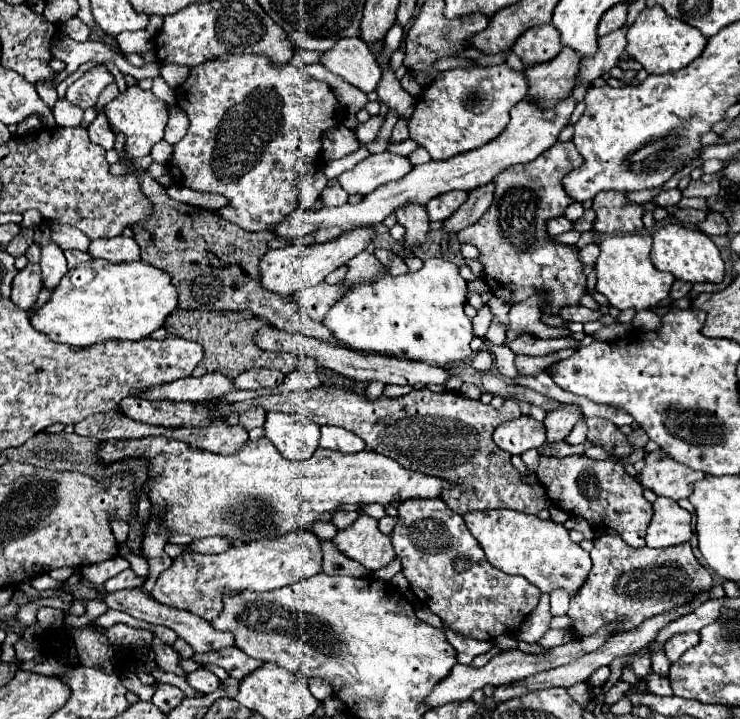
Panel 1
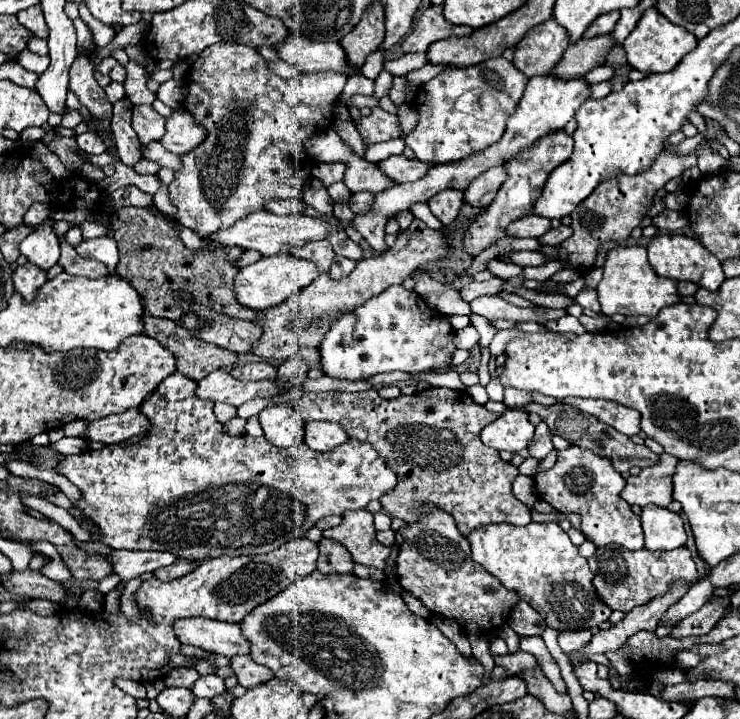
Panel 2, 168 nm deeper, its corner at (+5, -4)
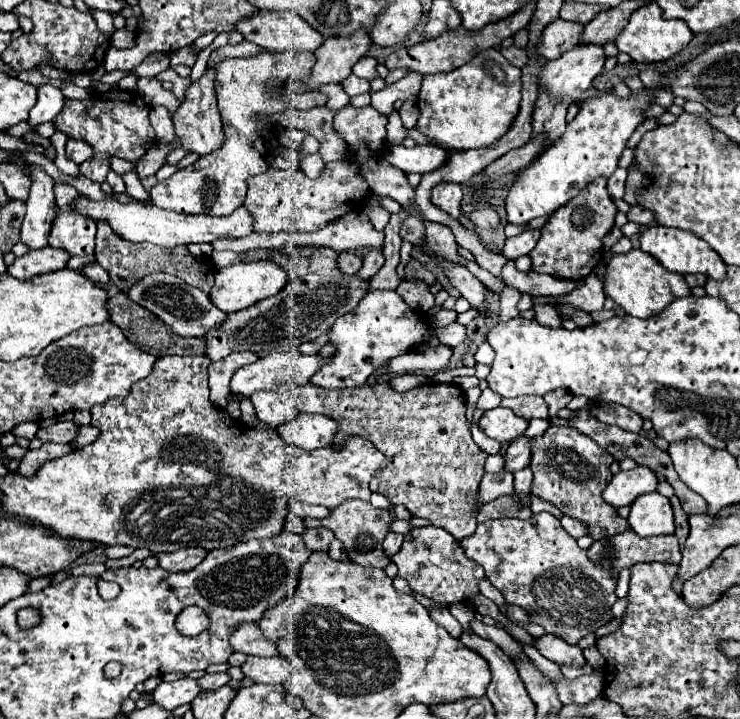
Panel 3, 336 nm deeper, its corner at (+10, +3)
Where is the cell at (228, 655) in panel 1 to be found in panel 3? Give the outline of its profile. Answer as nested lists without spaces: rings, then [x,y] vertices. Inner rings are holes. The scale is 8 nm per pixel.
[[[248,655],[246,663],[242,665],[242,671],[254,683],[272,683],[272,685],[276,685],[276,683],[284,683],[284,679],[290,675],[292,667],[284,657]]]

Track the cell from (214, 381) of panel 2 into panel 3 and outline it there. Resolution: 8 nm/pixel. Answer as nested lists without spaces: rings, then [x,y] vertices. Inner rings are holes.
[[[298,349],[294,351],[276,351],[276,353],[268,353],[264,357],[260,357],[256,363],[240,367],[230,381],[230,391],[234,395],[254,395],[258,391],[268,391],[278,387],[280,383],[294,383],[294,385],[304,385],[310,381],[310,377],[318,371],[318,367],[322,367],[326,363],[326,359],[320,359],[318,355],[302,355]]]

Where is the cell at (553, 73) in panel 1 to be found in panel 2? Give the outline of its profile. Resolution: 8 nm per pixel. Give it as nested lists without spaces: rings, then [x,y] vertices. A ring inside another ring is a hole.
[[[609,34],[601,38],[581,38],[581,42],[575,42],[565,50],[563,60],[555,66],[553,74],[567,80],[585,76],[595,66],[605,64],[605,58],[613,46],[615,42]]]

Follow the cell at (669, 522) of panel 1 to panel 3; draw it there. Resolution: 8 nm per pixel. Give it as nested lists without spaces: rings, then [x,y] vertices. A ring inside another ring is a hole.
[[[660,493],[640,495],[640,499],[632,503],[628,523],[632,531],[638,533],[640,537],[672,535],[676,529],[670,501]]]

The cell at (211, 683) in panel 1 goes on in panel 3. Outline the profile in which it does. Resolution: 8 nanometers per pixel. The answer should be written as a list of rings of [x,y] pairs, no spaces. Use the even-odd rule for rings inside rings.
[[[206,673],[204,677],[198,679],[198,685],[208,691],[208,689],[218,689],[218,687],[222,687],[222,685],[226,685],[228,681],[230,681],[228,673]]]

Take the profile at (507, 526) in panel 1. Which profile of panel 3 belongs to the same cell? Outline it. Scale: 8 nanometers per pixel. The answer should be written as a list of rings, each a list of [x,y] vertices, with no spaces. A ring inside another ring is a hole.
[[[536,513],[536,515],[532,515],[532,517],[526,519],[526,521],[522,521],[522,519],[494,519],[494,521],[478,523],[476,533],[470,535],[468,539],[462,539],[460,545],[462,545],[464,553],[466,553],[466,557],[474,559],[476,563],[480,563],[480,565],[484,567],[484,571],[486,571],[486,579],[488,579],[488,581],[490,581],[490,583],[492,583],[492,585],[504,595],[506,603],[510,603],[510,605],[518,605],[518,607],[524,607],[524,609],[532,615],[532,621],[534,621],[534,623],[542,625],[548,633],[552,633],[552,635],[564,639],[566,643],[572,643],[572,645],[574,645],[574,643],[578,643],[578,639],[582,639],[584,635],[594,633],[598,627],[602,627],[602,625],[606,625],[606,623],[610,621],[610,607],[616,603],[616,595],[614,595],[616,583],[614,583],[612,575],[608,575],[608,571],[604,571],[600,565],[592,563],[592,561],[586,557],[586,551],[580,549],[580,547],[576,545],[576,539],[570,537],[570,535],[562,529],[560,521],[558,521],[552,513]]]

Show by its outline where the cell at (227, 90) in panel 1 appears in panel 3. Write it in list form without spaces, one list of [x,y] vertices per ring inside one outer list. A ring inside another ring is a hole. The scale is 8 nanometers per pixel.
[[[262,53],[254,57],[230,57],[216,63],[214,69],[214,95],[218,101],[218,111],[224,125],[224,143],[220,149],[200,157],[194,165],[176,171],[170,179],[152,187],[152,203],[160,209],[176,213],[206,213],[206,215],[230,215],[238,209],[248,191],[248,177],[264,173],[270,169],[266,155],[254,149],[254,141],[260,139],[260,131],[272,127],[266,117],[284,113],[290,109],[290,101],[282,97],[276,87],[268,87],[270,81],[284,85],[294,79],[308,79],[312,65],[316,63],[314,53]]]

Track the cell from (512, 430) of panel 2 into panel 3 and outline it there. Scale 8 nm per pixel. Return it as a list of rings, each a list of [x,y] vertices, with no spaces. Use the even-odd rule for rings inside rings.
[[[504,407],[490,409],[482,415],[478,421],[478,427],[494,441],[498,443],[510,443],[516,437],[524,435],[524,429],[528,427],[528,419],[516,417],[514,411],[508,411]]]

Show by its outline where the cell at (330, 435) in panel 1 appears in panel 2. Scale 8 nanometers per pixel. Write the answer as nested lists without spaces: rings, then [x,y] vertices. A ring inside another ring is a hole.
[[[333,422],[305,424],[305,442],[309,448],[313,448],[317,452],[329,452],[347,440],[349,440],[349,436],[345,434],[341,424],[333,424]]]

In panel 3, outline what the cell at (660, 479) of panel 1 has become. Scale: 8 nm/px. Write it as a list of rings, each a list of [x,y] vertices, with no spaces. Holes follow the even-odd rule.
[[[636,467],[632,471],[618,471],[604,489],[604,501],[614,507],[632,505],[636,497],[654,493],[658,489],[658,477],[648,467]]]

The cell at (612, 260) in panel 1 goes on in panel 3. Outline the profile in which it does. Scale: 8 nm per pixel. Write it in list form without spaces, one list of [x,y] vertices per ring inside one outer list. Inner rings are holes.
[[[630,249],[628,253],[612,255],[612,259],[608,261],[606,273],[604,273],[604,293],[616,305],[620,305],[628,315],[646,319],[660,313],[676,297],[690,295],[690,289],[682,275],[668,273],[664,271],[664,267],[656,263],[656,259],[652,259],[652,255],[640,249]]]

